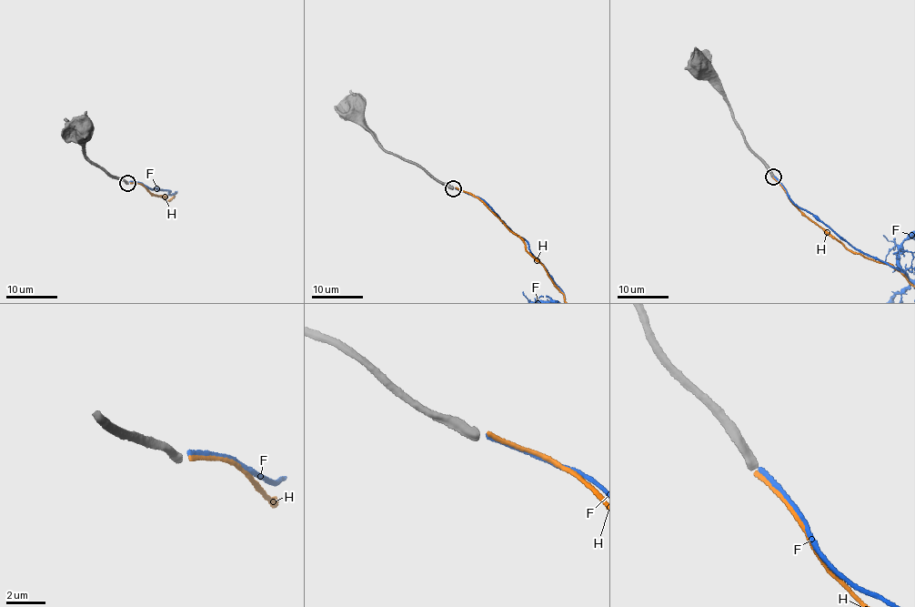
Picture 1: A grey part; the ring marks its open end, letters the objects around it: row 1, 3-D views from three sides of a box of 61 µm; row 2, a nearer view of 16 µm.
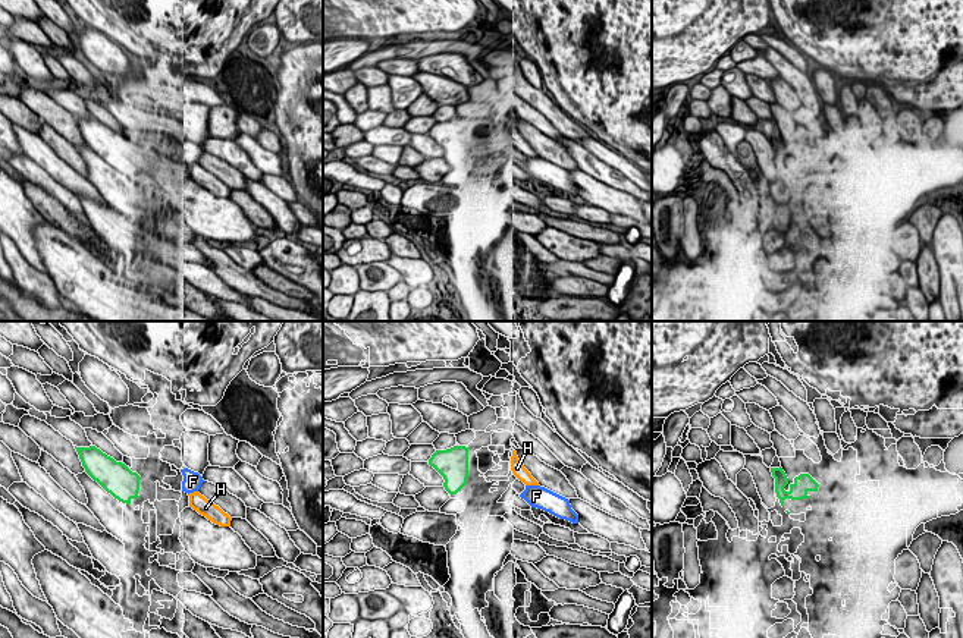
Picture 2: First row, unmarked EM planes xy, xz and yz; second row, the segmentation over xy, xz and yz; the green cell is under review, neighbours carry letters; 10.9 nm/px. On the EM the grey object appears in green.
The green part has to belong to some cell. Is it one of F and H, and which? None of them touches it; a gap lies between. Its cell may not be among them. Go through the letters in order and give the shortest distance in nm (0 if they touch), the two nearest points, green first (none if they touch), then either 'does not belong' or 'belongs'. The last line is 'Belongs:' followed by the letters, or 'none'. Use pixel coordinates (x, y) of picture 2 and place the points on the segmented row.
F: 460 nm apart; from green across xy (140, 477), (181, 471); does not belong
H: 480 nm apart; from green across xz (467, 456), (511, 456); does not belong
Belongs: none

